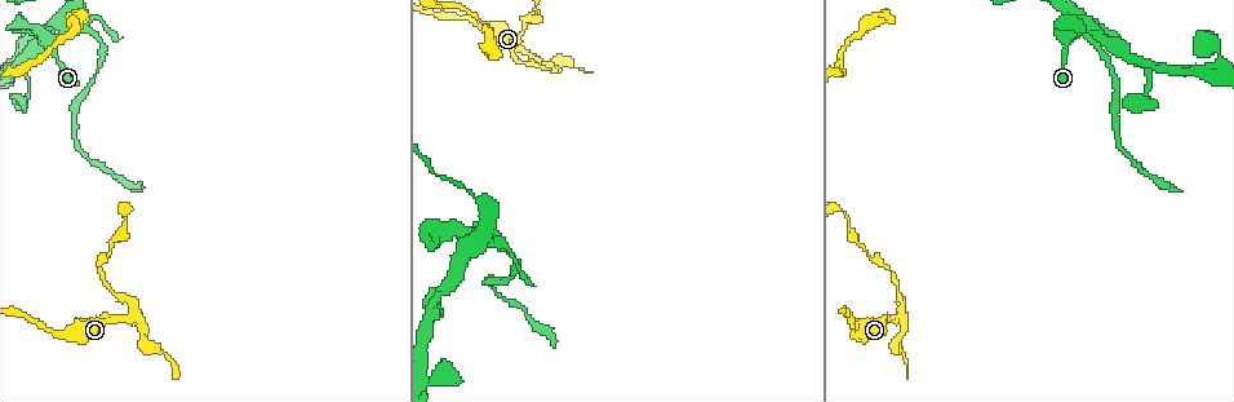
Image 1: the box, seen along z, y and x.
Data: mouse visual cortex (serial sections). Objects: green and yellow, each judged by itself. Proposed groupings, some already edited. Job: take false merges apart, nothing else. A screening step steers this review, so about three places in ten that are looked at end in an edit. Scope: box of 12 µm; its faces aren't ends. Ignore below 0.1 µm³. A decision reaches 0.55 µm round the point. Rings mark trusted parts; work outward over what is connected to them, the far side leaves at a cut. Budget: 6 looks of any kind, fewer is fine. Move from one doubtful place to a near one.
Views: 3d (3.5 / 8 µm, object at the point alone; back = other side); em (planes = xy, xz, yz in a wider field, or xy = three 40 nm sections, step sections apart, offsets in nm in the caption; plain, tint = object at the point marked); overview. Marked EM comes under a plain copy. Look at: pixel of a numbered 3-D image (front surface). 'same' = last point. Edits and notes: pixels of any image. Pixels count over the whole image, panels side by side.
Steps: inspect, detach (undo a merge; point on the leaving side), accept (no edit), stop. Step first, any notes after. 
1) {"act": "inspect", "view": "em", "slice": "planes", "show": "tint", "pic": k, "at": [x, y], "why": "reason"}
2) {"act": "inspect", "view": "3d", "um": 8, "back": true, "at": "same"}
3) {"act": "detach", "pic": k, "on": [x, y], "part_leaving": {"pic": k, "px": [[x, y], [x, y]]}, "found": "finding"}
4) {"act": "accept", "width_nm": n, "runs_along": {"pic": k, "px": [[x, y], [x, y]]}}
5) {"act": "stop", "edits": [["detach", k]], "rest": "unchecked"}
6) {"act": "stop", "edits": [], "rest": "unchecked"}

{"act": "inspect", "view": "3d", "um": 3.5, "pic": 1, "at": [126, 315], "why": "sharp bend"}

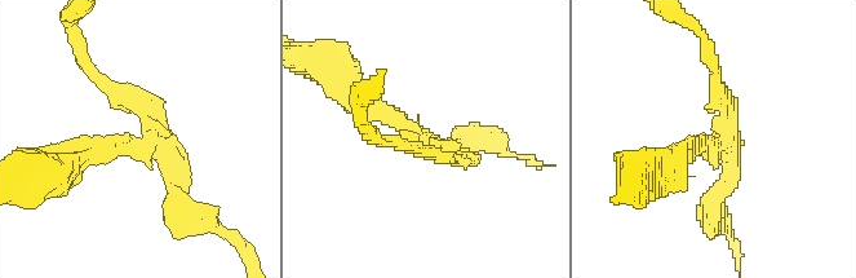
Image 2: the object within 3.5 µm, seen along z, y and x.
{"act": "inspect", "view": "em", "slice": "xy", "step": 3, "show": "tint", "pic": 2, "at": [430, 143]}

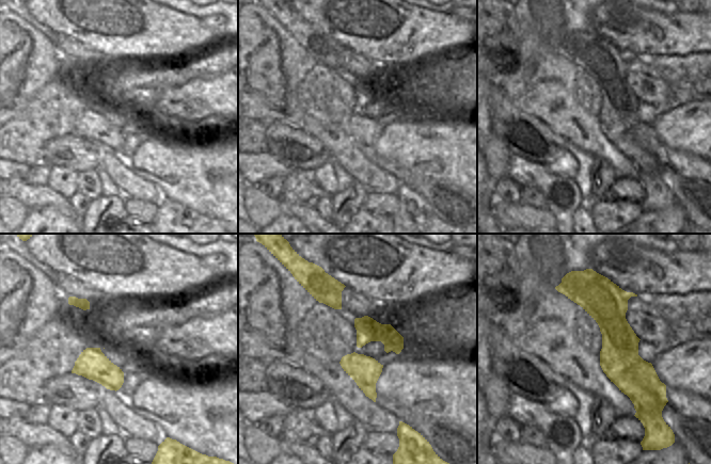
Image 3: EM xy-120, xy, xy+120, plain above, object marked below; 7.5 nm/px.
{"act": "accept", "runs_along": {"pic": 3, "px": [[567, 291], [614, 326], [638, 408]]}, "found": "all the same cell"}

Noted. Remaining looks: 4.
{"act": "inspect", "view": "3d", "um": 3.5, "pic": 1, "at": [1149, 91], "why": "sharp bend"}

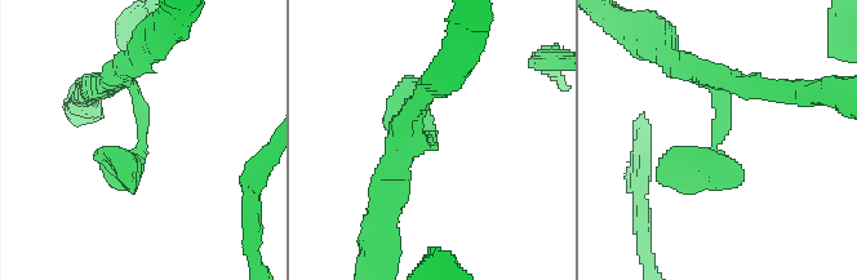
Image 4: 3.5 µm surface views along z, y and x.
{"act": "inspect", "view": "em", "slice": "xy", "step": 3, "show": "tint", "pic": 4, "at": [141, 134], "why": "shape alone is not enough"}

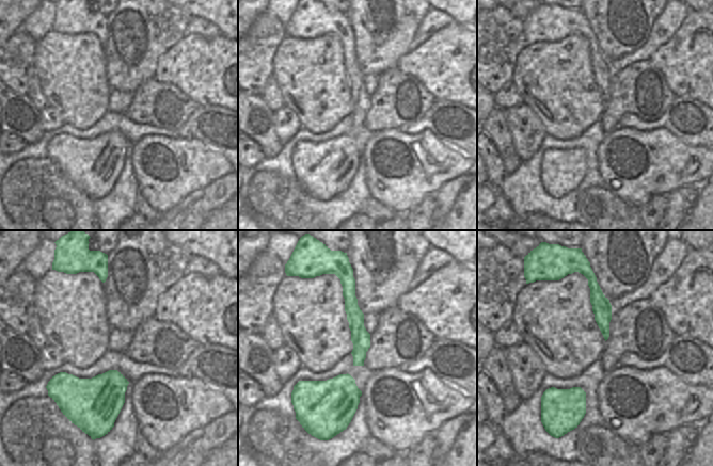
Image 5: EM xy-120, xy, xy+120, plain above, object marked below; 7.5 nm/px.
{"act": "accept", "runs_along": {"pic": 4, "px": [[704, 70], [727, 109], [714, 152], [661, 181]]}, "found": "continuous, no second cell"}

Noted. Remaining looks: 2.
{"act": "inspect", "view": "3d", "um": 3.5, "back": true, "pic": 1, "at": [87, 27], "why": "thick turns thin"}

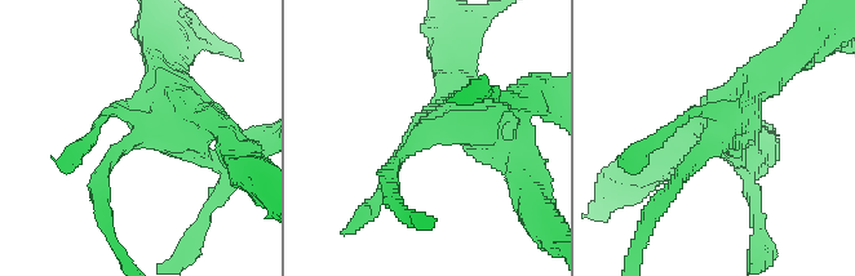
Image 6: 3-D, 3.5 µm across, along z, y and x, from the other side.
{"act": "inspect", "view": "em", "slice": "xy", "step": 1, "show": "tint", "pic": 6, "at": [716, 138], "why": "now the EM"}

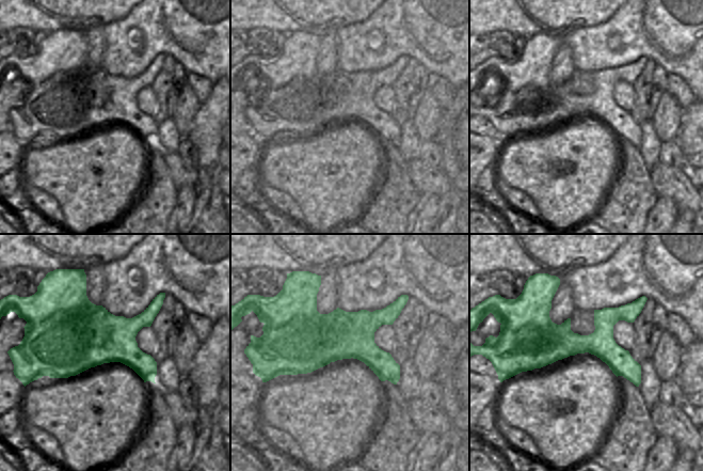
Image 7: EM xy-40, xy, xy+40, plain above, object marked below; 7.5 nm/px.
{"act": "detach", "pic": 6, "on": [98, 187], "part_leaving": {"pic": 6, "px": [[114, 152], [102, 219], [122, 256]]}, "found": "a second cell is stuck on"}

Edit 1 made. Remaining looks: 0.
{"act": "stop", "edits": [["detach", 6]], "rest": "unchecked"}

